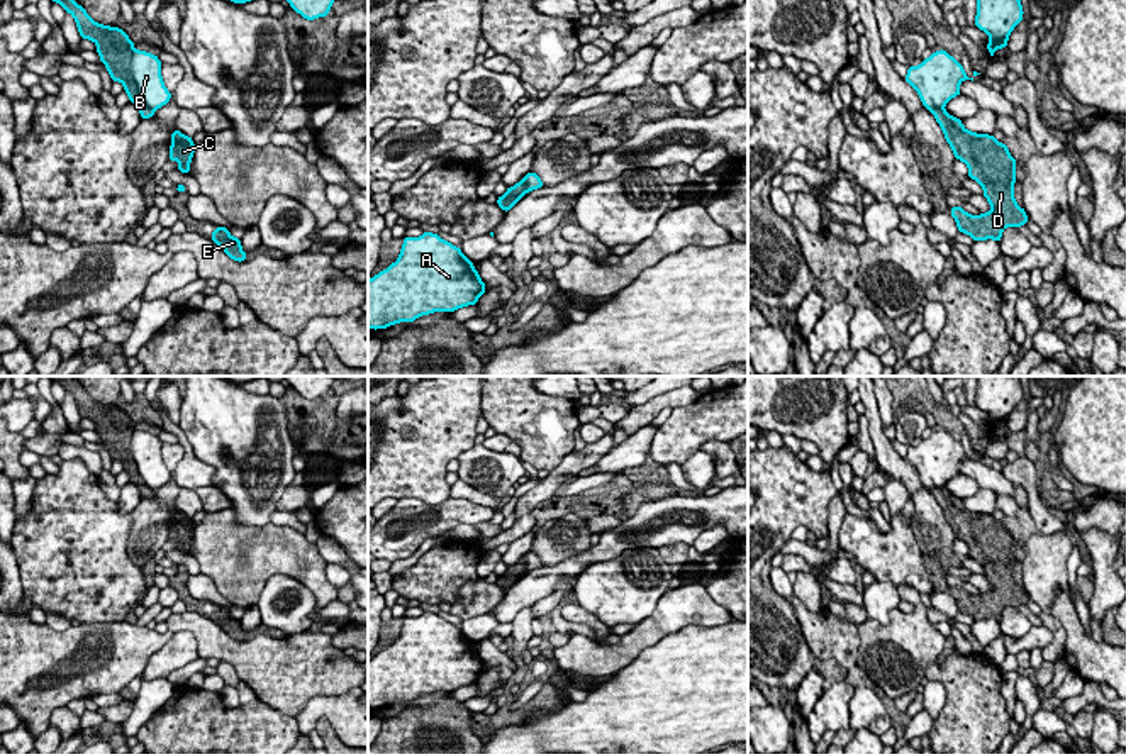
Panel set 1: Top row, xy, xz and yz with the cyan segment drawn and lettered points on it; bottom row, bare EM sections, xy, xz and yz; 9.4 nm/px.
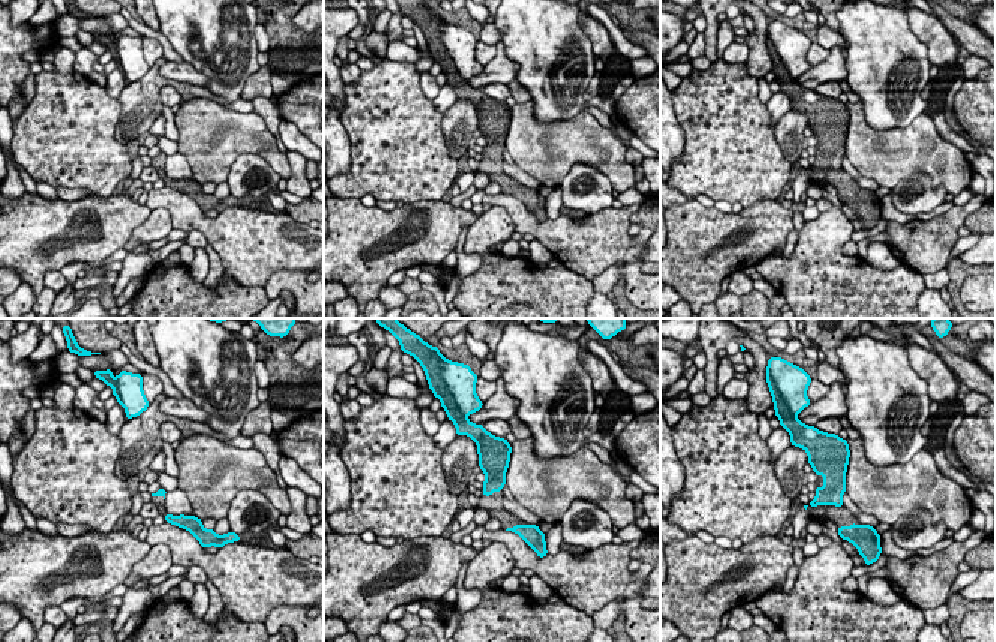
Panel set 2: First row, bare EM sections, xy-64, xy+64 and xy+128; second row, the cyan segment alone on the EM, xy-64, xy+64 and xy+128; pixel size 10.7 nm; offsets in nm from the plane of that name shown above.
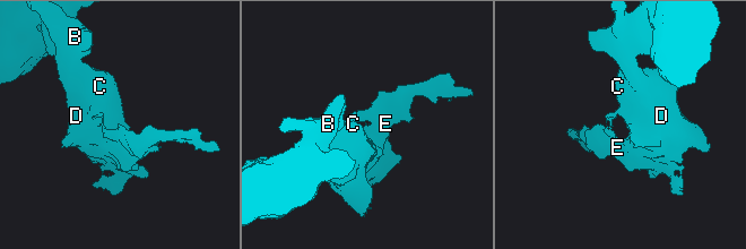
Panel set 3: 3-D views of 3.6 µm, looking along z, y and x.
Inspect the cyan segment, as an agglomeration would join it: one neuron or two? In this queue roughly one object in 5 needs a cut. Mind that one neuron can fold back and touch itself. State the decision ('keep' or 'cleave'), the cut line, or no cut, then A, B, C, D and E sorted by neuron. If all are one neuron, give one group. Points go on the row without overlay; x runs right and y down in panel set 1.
cleave; cut in xy along (133, 429), (131, 456), (143, 482), (153, 490); A B / C D E

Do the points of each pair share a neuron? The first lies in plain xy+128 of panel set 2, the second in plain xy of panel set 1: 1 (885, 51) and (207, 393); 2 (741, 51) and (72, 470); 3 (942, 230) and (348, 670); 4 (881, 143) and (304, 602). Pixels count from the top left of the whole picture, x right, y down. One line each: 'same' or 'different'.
1: same
2: different
3: same
4: different

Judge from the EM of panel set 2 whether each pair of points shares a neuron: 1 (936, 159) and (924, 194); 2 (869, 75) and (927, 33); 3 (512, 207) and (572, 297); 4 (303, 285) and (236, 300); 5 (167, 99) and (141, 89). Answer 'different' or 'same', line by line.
1: different
2: different
3: different
4: different
5: different

